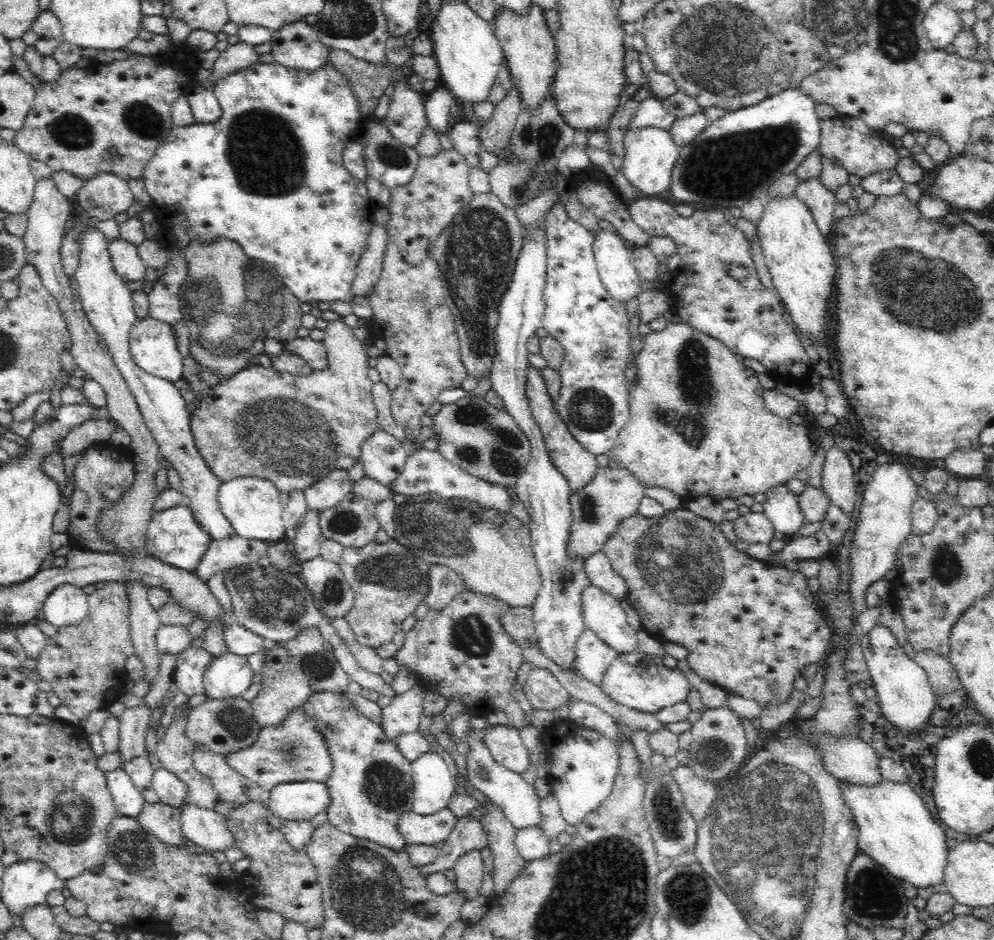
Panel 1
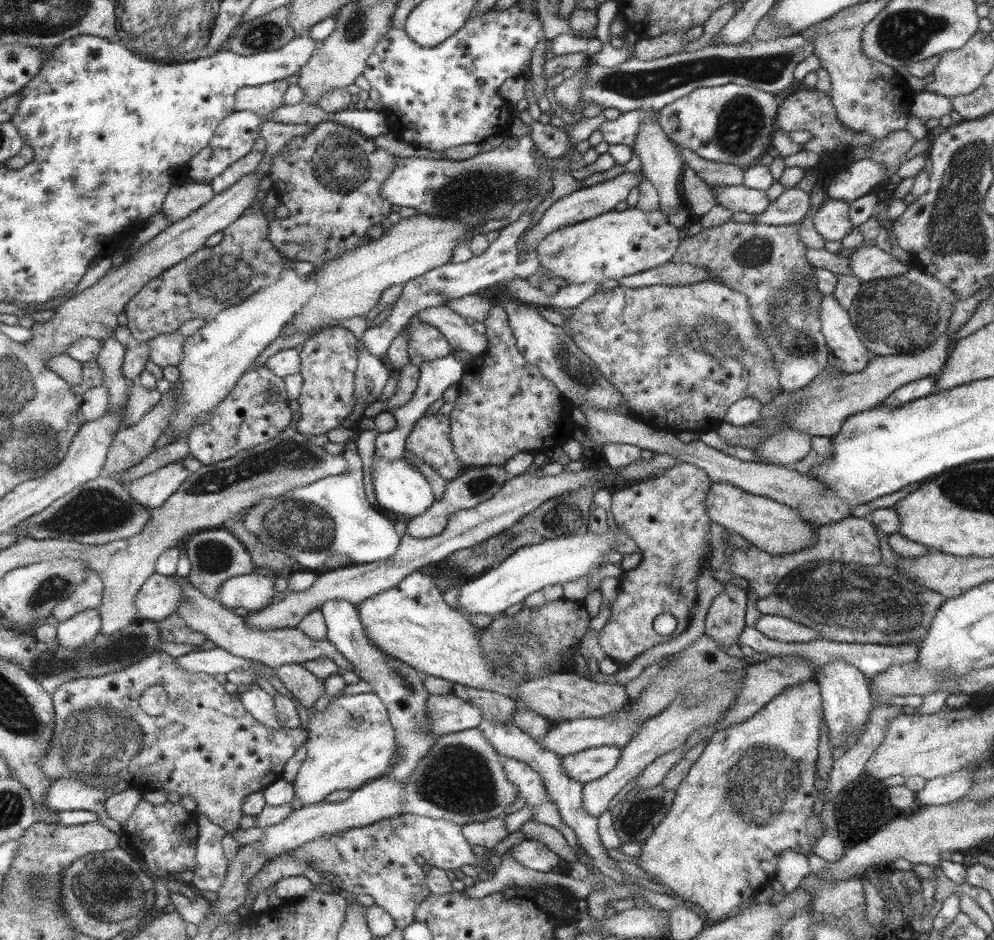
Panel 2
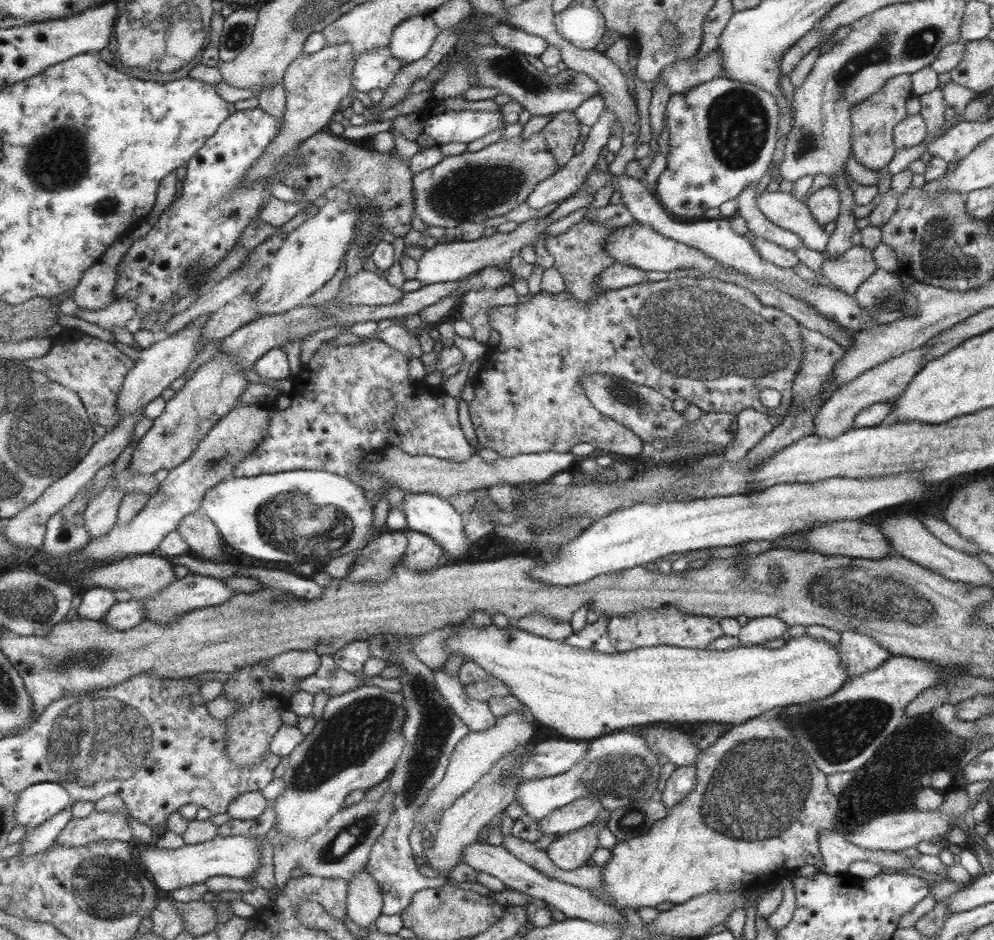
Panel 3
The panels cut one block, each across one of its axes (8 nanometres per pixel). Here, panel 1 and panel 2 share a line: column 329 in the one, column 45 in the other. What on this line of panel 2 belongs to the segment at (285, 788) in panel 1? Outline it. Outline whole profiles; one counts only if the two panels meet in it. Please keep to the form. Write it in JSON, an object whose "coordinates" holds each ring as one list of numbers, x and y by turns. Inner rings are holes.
{"coordinates":[[64,777,57,778,55,783,51,783,51,789,45,793,45,804,49,808,59,811,91,810,98,816,99,822,105,828,119,833,120,824,107,817,105,813,105,800,107,799,103,788]]}

